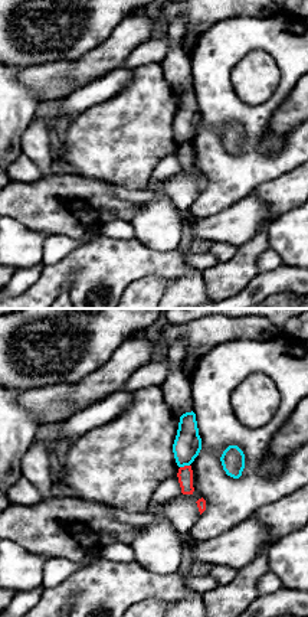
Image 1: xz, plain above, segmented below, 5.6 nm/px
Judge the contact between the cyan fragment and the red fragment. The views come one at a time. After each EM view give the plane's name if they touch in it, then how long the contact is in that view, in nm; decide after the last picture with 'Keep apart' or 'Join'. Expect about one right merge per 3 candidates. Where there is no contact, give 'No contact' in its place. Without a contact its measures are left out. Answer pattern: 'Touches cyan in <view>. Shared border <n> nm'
Touches cyan in xz. Shared border 60 nm

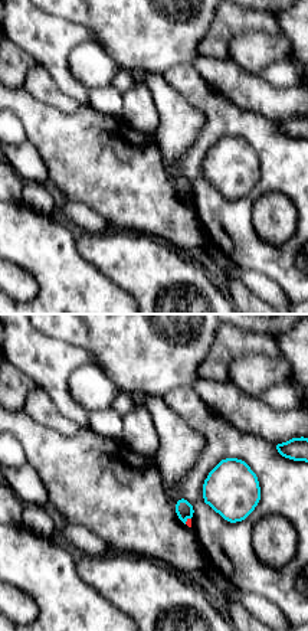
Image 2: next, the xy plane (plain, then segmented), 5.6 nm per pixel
Touches cyan in xy. Shared border 50 nm

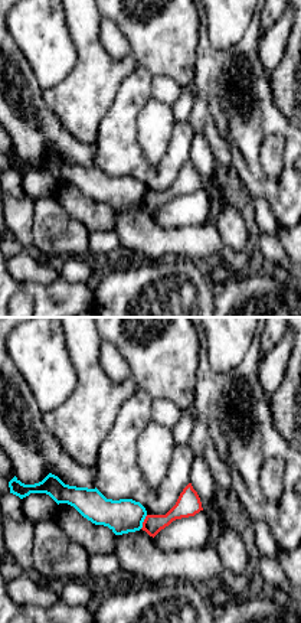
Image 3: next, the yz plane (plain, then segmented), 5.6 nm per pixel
Touches cyan in yz. Shared border 90 nm

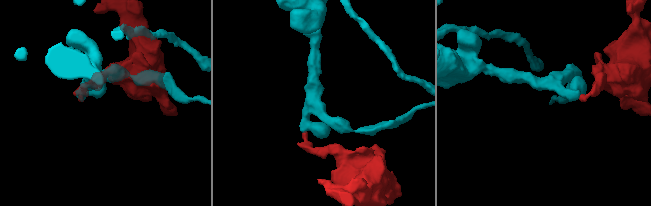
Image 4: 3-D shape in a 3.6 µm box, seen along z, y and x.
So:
Keep apart

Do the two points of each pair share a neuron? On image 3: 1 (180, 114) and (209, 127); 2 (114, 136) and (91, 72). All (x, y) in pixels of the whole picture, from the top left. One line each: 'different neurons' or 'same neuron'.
1: different neurons
2: different neurons

